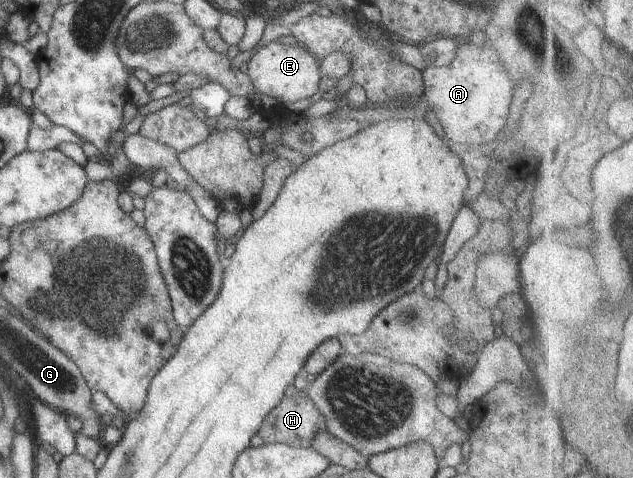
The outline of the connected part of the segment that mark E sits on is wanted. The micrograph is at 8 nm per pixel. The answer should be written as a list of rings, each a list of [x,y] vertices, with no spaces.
[[[276,41],[260,45],[257,52],[247,63],[247,74],[257,92],[277,98],[281,106],[286,102],[310,99],[319,90],[322,75],[319,70],[319,60],[303,46],[284,45]]]

